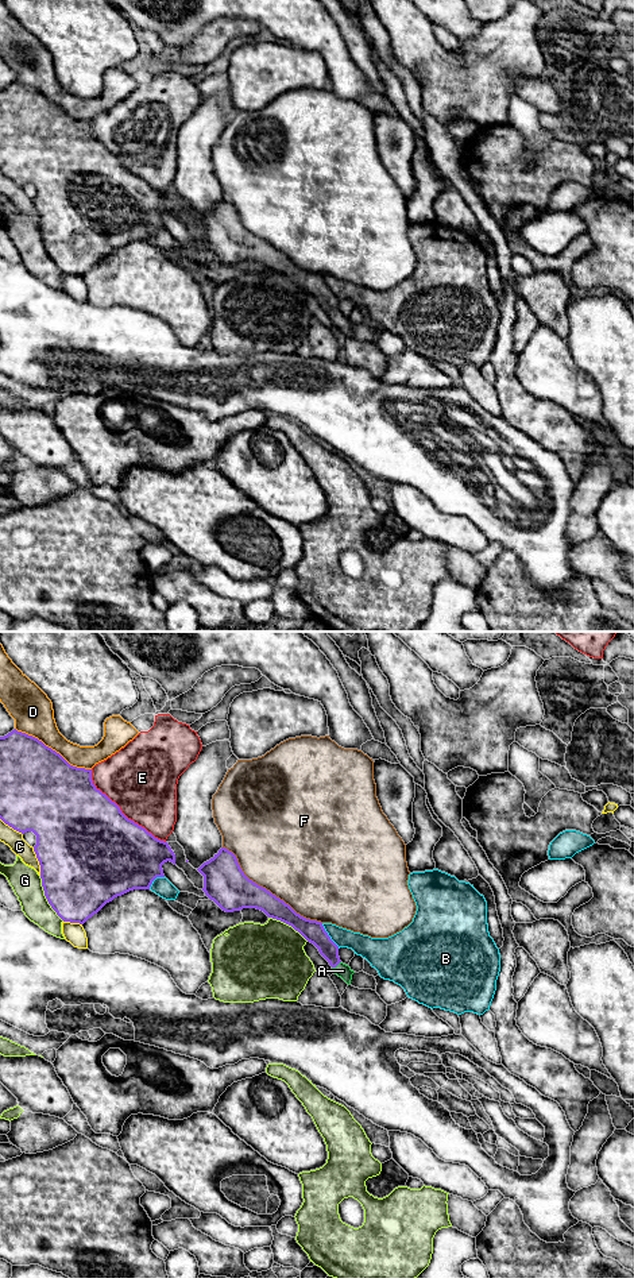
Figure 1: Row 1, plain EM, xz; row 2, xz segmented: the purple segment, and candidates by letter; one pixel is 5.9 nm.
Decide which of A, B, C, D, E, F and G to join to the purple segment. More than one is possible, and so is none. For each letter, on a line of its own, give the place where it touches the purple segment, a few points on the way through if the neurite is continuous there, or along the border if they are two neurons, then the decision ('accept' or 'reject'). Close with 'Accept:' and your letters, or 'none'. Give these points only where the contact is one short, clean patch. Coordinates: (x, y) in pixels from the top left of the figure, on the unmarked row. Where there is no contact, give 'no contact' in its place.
A: xz (336, 317) | across xz (313, 284), (329, 302), (336, 317), (343, 323) | accept
B: xz (328, 288) | reject
C: xz (38, 212) | reject
D: xz (51, 101) | reject
E: xz (120, 163) | reject
F: xz (269, 243) | reject
G: xz (46, 250) | reject
Accept: A

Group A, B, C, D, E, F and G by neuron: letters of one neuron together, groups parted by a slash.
A / B / C / D / E / F / G

